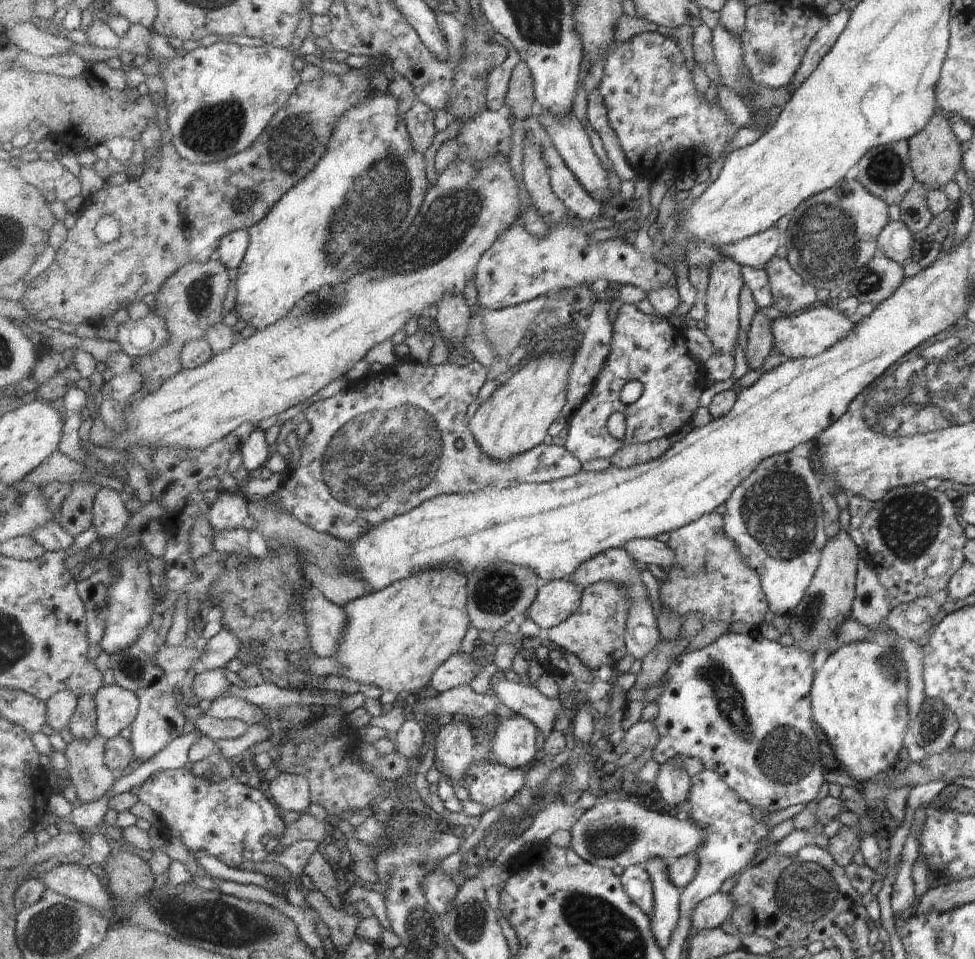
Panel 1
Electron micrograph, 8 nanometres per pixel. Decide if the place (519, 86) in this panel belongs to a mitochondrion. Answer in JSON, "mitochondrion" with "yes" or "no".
{"mitochondrion":"no"}

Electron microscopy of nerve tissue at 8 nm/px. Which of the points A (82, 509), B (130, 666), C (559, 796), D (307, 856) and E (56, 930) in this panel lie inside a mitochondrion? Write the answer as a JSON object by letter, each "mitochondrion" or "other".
{"A":"other","B":"mitochondrion","C":"other","D":"other","E":"mitochondrion"}

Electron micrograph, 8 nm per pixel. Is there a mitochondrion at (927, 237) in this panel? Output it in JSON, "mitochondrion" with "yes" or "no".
{"mitochondrion":"no"}

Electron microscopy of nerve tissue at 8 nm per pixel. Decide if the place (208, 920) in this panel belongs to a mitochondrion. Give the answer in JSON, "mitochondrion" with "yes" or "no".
{"mitochondrion":"yes"}

